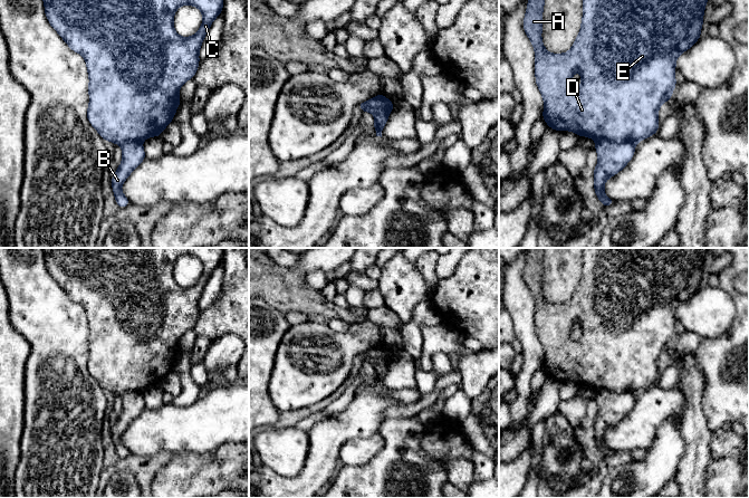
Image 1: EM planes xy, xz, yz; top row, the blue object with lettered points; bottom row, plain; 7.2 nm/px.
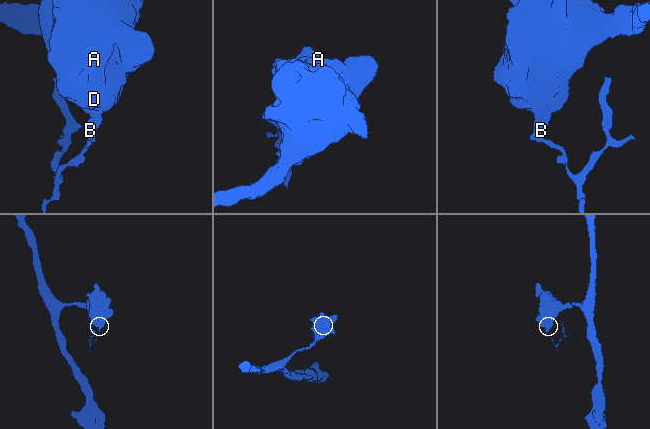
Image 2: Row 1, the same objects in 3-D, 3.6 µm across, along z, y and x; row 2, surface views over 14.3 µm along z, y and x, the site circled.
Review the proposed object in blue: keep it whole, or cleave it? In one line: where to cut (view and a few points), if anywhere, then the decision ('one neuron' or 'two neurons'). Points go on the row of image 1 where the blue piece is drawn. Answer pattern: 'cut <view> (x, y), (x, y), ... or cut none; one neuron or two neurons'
cut yz (596, 141), (632, 141), (635, 143); two neurons

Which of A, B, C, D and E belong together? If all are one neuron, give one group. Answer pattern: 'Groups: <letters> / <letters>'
Groups: A C D E / B

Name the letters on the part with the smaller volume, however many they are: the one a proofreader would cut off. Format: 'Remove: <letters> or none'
Remove: B

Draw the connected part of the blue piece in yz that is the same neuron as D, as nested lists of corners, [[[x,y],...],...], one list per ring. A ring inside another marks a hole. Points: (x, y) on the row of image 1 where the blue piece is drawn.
[[[529,0],[524,29],[536,55],[536,84],[545,102],[542,118],[548,127],[572,131],[578,136],[615,143],[637,143],[659,130],[659,108],[672,97],[676,58],[700,38],[703,13],[708,0],[583,0],[583,19],[579,33],[565,54],[548,52],[541,40],[545,0]],[[575,71],[582,75],[579,88],[572,87]]]

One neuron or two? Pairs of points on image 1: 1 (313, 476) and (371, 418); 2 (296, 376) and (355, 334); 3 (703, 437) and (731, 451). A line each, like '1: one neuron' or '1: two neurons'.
1: one neuron
2: one neuron
3: two neurons

